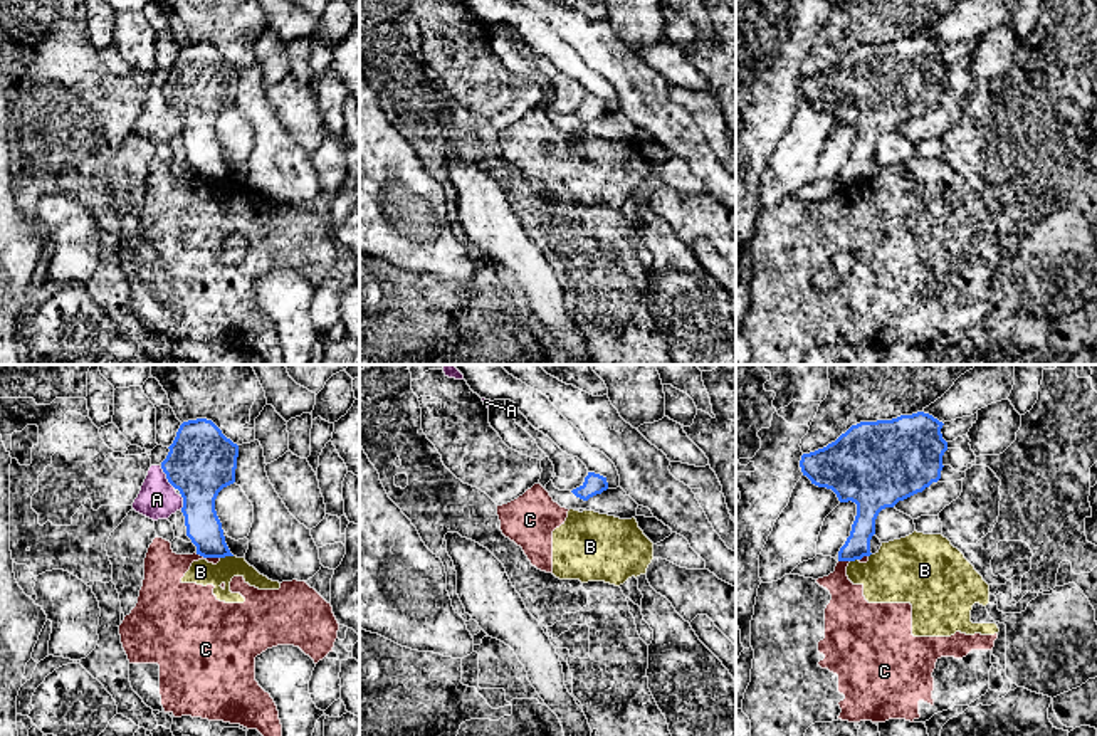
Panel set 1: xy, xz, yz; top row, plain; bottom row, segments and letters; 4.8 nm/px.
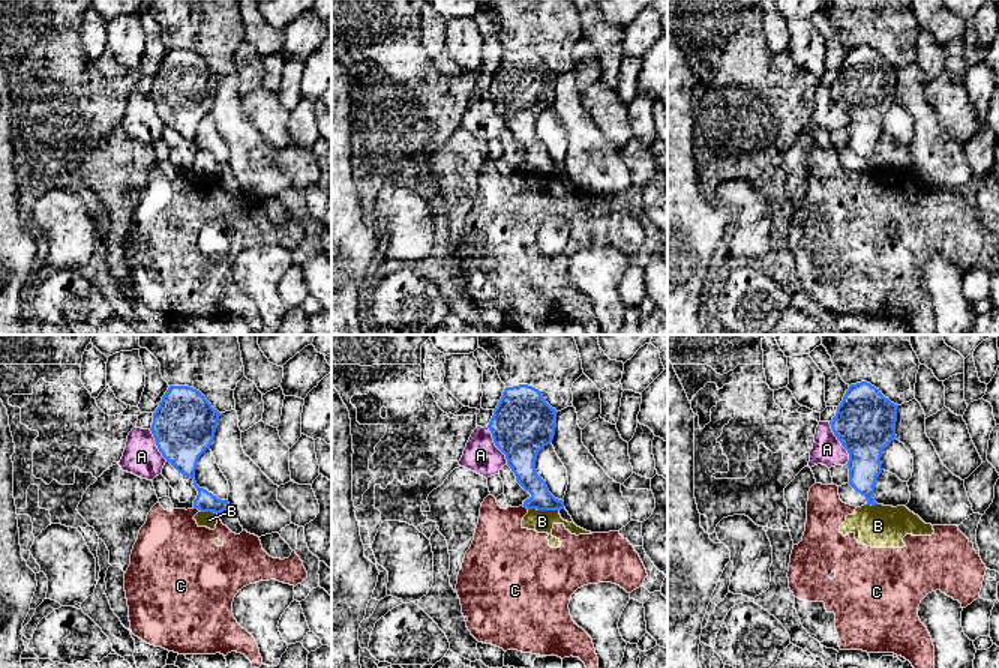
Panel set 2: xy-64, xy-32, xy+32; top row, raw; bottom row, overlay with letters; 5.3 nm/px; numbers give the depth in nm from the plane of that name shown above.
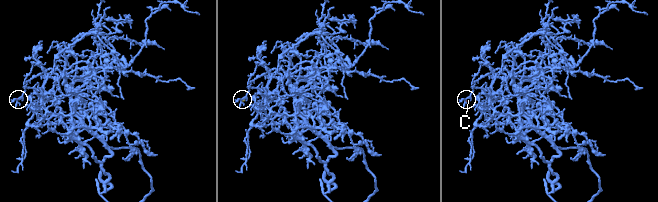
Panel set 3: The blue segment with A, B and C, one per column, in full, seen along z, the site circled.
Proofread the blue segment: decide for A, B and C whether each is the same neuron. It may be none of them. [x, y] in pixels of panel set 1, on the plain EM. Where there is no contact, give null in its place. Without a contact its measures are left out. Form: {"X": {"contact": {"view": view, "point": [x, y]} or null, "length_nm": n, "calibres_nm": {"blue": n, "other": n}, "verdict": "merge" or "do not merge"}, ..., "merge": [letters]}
{"A": {"contact": {"view": "xy", "point": [167, 101]}, "length_nm": 130, "calibres_nm": {"blue": 320, "other": 190}, "verdict": "do not merge"}, "B": {"contact": {"view": "xy", "point": [225, 178]}, "length_nm": 70, "calibres_nm": {"blue": 170, "other": 120}, "verdict": "do not merge"}, "C": {"contact": {"view": "xy", "point": [207, 180]}, "length_nm": 120, "calibres_nm": {"blue": 170, "other": 220}, "verdict": "do not merge"}, "merge": []}

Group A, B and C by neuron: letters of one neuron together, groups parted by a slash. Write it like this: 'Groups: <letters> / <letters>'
Groups: A / B C

